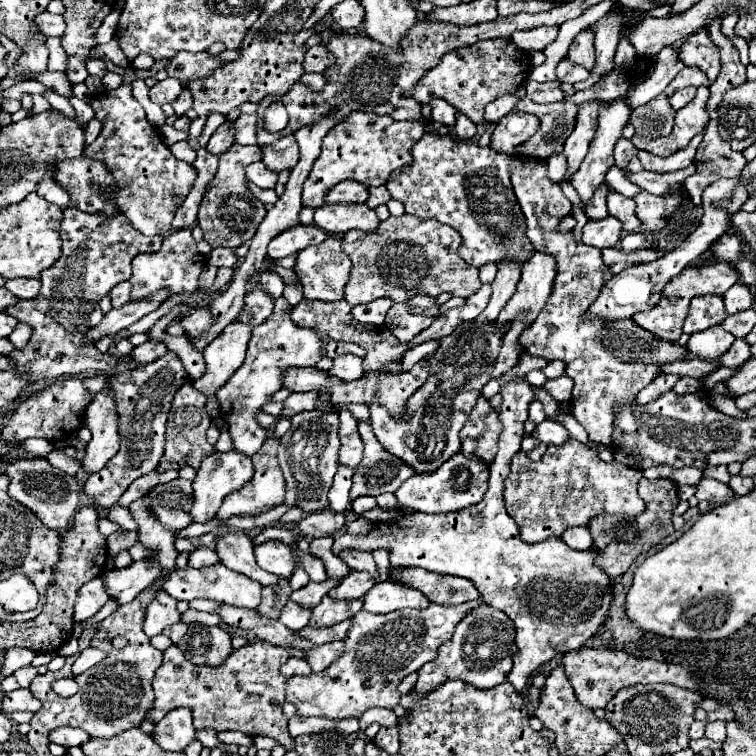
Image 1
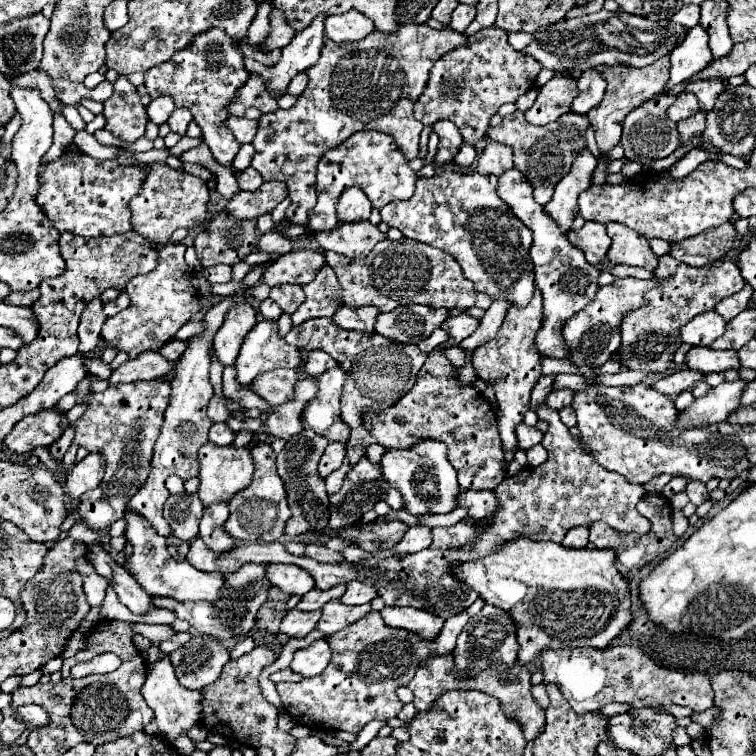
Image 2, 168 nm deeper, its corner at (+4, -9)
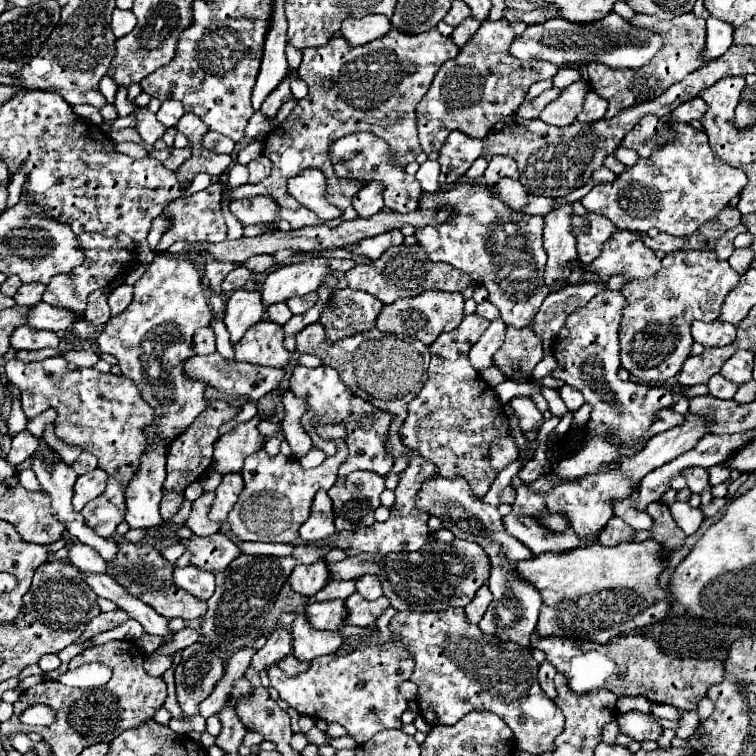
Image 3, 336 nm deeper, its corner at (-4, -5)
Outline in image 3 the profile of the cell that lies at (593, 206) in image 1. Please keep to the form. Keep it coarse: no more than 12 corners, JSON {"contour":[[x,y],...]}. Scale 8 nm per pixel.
{"contour":[[708,136],[676,138],[580,200],[620,230],[690,236],[742,192]]}

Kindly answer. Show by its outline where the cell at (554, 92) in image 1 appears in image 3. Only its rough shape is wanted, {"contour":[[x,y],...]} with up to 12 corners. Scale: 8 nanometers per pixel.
{"contour":[[588,82],[562,88],[540,114],[552,126],[576,120],[588,94]]}

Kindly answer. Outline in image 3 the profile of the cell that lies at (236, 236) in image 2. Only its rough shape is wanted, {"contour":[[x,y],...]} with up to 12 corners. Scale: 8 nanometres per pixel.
{"contour":[[208,252],[204,258],[204,276],[210,288],[220,292],[220,284],[238,264],[212,260]]}

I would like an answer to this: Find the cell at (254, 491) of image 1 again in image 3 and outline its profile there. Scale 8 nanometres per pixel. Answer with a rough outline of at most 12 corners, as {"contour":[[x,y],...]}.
{"contour":[[264,448],[242,468],[228,514],[238,540],[296,542],[314,494],[346,452],[314,470]]}

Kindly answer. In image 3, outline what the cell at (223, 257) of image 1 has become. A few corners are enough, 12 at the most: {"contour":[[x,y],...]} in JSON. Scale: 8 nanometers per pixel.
{"contour":[[244,266],[232,270],[222,282],[226,294],[242,288],[252,272]]}

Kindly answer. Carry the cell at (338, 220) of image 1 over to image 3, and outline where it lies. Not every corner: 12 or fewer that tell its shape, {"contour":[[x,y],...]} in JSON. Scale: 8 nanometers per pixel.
{"contour":[[400,230],[382,232],[346,250],[376,260],[390,246],[404,242]]}

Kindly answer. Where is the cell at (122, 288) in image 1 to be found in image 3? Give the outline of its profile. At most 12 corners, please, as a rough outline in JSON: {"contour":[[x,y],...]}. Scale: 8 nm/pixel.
{"contour":[[132,286],[114,288],[108,294],[112,316],[132,302]]}

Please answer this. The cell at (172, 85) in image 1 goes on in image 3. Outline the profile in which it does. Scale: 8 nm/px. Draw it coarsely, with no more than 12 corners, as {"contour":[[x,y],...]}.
{"contour":[[178,100],[162,102],[156,118],[164,126],[176,126],[184,114]]}

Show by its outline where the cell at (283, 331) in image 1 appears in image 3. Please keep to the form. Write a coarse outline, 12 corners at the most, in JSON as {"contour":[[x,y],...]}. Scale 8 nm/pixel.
{"contour":[[254,324],[234,344],[240,362],[284,368],[292,352],[282,346],[282,326]]}

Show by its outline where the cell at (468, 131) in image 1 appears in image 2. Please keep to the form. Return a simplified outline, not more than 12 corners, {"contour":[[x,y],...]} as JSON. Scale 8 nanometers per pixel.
{"contour":[[462,144],[456,154],[460,168],[472,166],[476,152],[470,144]]}

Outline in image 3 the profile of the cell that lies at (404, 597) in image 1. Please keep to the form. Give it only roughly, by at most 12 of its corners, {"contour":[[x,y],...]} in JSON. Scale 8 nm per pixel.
{"contour":[[464,608],[396,612],[426,722],[498,714],[530,754],[564,716],[530,648]]}

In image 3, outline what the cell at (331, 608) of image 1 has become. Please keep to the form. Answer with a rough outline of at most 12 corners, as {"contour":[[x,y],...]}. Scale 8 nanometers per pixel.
{"contour":[[348,596],[344,622],[370,626],[390,606],[386,596],[370,602]]}

